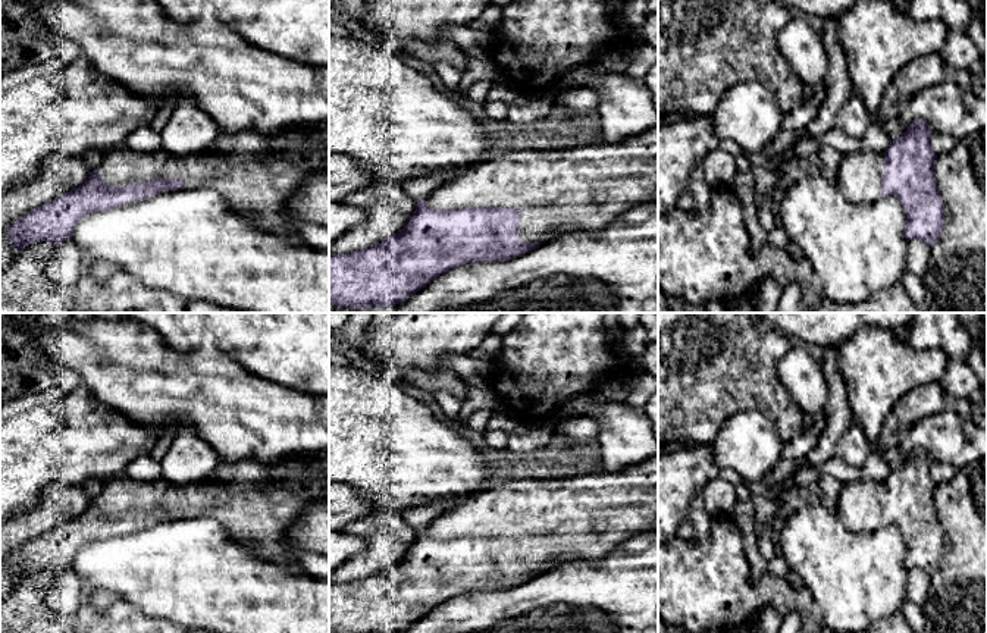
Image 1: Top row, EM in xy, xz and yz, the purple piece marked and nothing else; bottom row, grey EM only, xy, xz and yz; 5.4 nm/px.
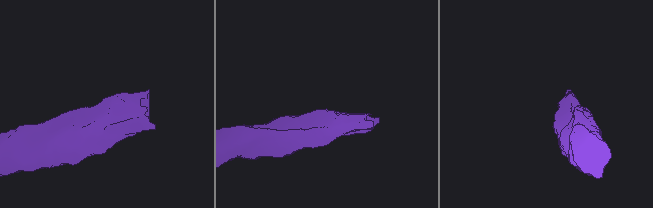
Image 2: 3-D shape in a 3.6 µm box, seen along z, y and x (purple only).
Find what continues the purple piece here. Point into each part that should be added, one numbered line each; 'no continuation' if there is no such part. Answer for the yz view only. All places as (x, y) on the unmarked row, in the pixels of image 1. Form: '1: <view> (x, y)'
1: yz (859, 504)

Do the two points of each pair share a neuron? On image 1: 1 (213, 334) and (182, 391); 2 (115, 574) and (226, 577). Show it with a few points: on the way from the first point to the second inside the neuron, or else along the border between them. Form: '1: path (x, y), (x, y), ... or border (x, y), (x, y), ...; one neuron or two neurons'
1: border (174, 347), (181, 351), (218, 347), (238, 362); two neurons
2: path (143, 574), (194, 574), (199, 577); one neuron

